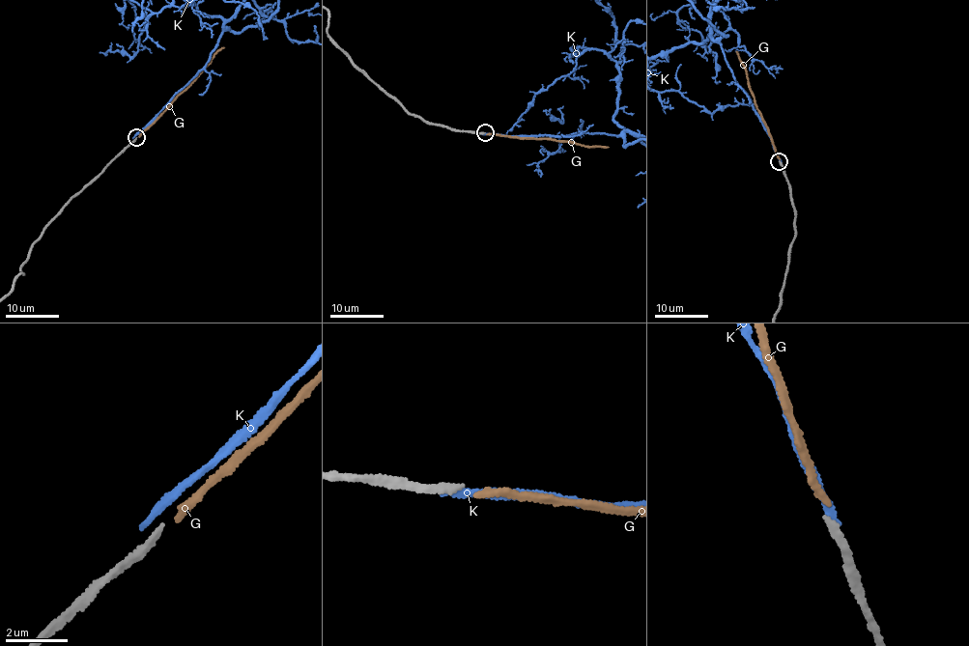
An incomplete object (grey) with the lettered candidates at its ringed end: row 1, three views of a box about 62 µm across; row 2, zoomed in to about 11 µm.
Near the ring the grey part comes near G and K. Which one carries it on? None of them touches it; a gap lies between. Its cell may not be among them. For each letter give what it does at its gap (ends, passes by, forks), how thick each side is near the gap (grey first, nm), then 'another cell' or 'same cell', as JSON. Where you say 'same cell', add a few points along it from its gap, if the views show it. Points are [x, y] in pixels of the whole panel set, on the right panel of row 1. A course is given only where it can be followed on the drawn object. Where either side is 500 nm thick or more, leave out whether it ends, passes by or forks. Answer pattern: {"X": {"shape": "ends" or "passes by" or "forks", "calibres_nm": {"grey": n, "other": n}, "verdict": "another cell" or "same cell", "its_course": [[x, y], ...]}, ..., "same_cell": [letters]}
{"G": {"shape": "ends", "calibres_nm": {"grey": 200, "other": 220}, "verdict": "same cell", "its_course": [[780, 159], [755, 104], [746, 70], [736, 51]]}, "K": {"shape": "ends", "calibres_nm": {"grey": 200, "other": 300}, "verdict": "another cell"}, "same_cell": ["G"]}

